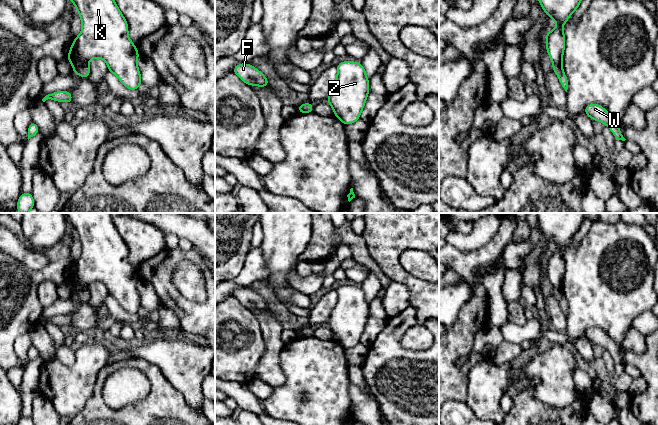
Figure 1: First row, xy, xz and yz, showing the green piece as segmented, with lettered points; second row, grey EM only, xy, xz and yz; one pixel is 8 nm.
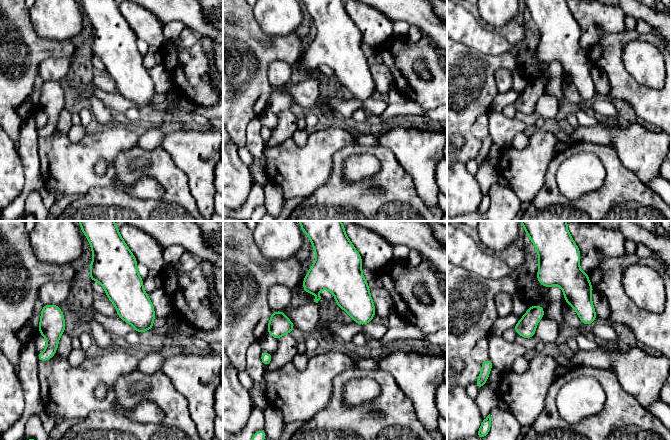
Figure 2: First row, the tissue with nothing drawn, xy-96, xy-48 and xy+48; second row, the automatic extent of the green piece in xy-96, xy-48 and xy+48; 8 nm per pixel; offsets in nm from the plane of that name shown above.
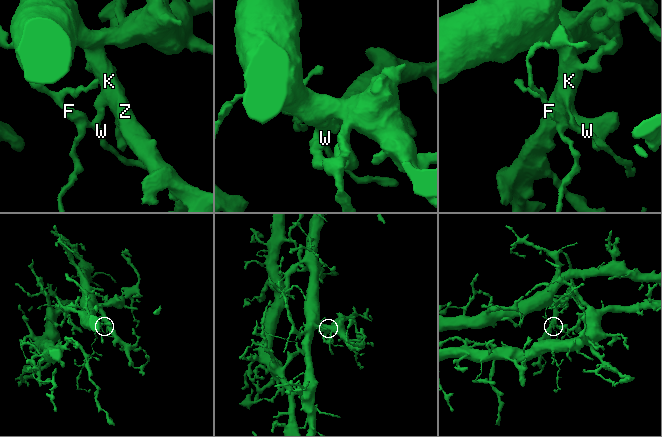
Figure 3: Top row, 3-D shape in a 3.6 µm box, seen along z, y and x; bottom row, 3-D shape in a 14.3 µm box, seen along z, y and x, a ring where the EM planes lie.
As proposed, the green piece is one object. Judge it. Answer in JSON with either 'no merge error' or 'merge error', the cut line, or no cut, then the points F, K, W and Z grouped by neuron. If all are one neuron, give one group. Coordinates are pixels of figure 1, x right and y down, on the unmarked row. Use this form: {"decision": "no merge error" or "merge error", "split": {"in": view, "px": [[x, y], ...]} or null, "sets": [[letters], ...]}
{"decision": "merge error", "split": {"in": "xy", "px": [[86, 290], [82, 292], [80, 298]]}, "sets": [["F", "W"], ["K", "Z"]]}

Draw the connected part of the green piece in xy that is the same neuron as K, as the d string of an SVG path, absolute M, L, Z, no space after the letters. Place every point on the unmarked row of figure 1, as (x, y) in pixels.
M110 213L65 214L69 224L74 227L82 244L82 255L77 261L75 261L67 281L73 290L73 296L77 299L81 299L84 290L90 293L89 284L98 281L107 287L109 296L115 298L124 310L130 314L138 314L141 309L141 299L137 290L137 283L140 278L134 270L134 266L132 266L128 261L128 247L117 231Z

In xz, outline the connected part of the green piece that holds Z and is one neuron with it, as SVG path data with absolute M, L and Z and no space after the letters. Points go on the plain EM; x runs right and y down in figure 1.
M344 285L339 287L336 291L337 303L326 325L333 332L334 339L344 349L348 349L360 343L360 338L369 317L369 303L366 300L365 292L361 286Z

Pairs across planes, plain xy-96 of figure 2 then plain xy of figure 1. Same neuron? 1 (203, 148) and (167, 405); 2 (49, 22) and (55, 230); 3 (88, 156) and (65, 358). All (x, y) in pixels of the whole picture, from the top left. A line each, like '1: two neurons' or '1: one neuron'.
1: two neurons
2: one neuron
3: two neurons

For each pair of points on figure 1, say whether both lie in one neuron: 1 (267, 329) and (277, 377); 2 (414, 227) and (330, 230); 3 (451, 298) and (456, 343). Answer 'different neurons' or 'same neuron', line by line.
1: same neuron
2: different neurons
3: different neurons

